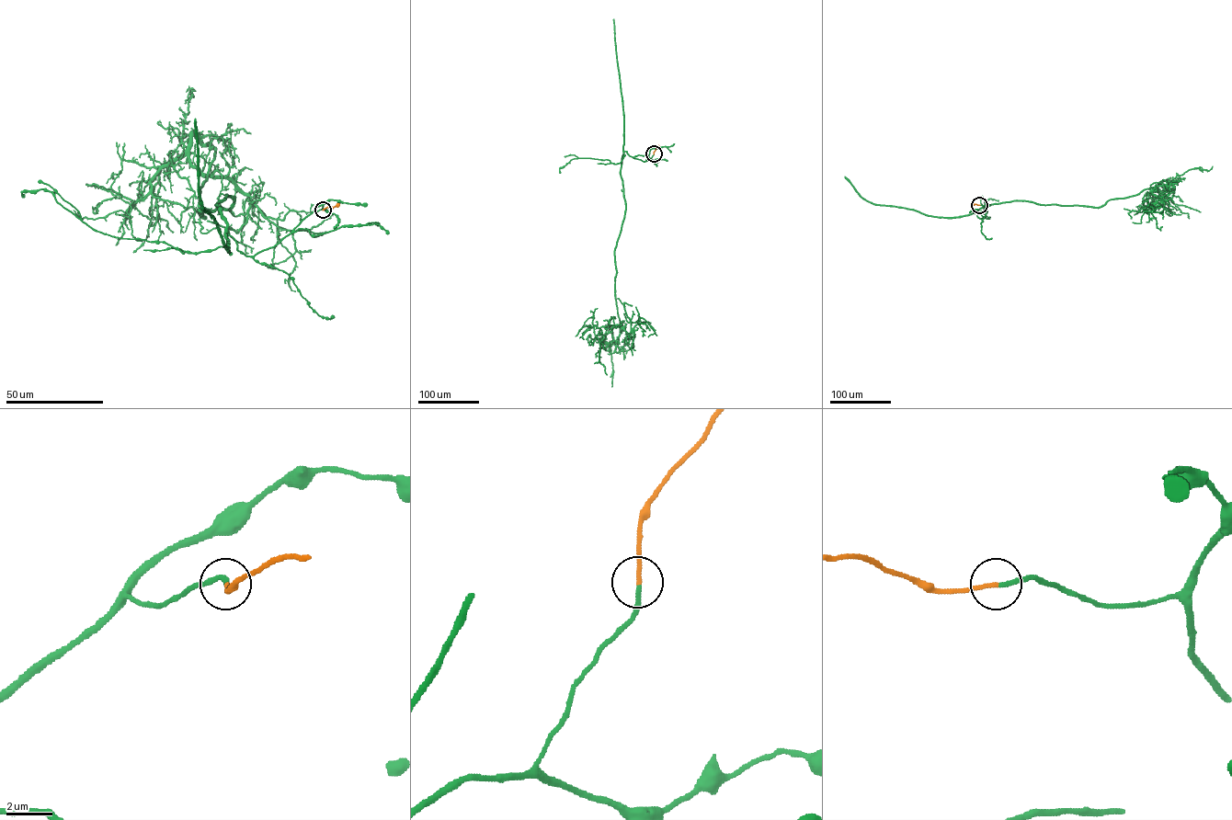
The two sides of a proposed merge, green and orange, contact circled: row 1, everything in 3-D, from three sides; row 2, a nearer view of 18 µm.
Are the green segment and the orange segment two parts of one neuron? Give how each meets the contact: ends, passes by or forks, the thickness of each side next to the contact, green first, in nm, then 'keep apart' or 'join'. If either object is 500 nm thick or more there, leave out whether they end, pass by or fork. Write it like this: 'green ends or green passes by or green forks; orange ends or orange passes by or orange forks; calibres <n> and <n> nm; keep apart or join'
green ends; orange ends; calibres 200 and 170 nm; join

